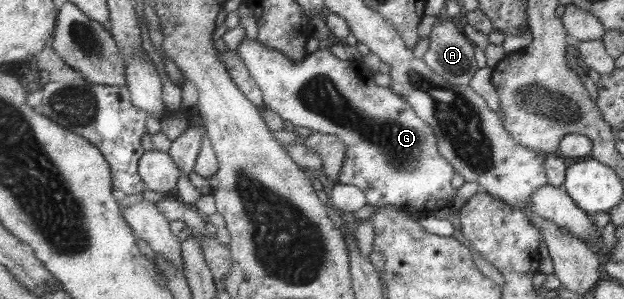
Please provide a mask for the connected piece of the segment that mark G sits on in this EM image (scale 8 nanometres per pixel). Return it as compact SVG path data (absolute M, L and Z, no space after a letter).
M244 38L235 50L251 79L261 91L261 103L281 120L313 132L332 134L345 147L337 183L356 186L364 192L372 206L396 206L408 213L433 215L443 207L452 207L456 188L450 186L453 166L439 153L436 134L404 98L389 87L376 85L377 72L367 68L360 59L340 61L326 48L308 54L302 62L290 62L282 53Z

